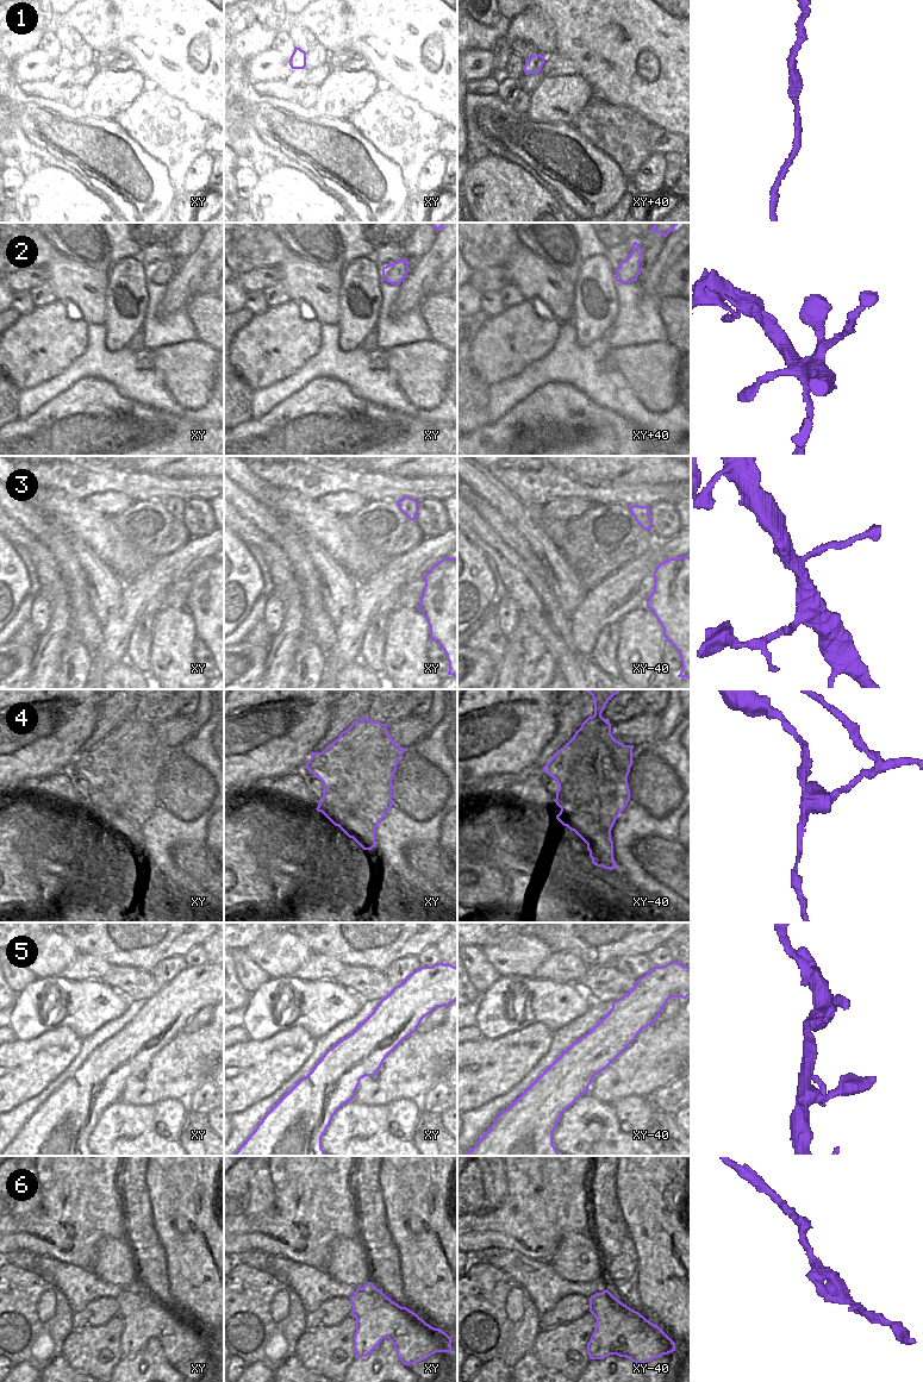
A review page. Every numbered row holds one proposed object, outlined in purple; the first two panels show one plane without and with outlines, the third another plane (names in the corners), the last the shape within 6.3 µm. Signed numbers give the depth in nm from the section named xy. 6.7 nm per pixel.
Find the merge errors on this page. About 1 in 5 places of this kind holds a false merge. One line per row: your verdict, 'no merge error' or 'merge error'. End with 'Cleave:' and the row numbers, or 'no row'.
1: no merge error
2: no merge error
3: no merge error
4: merge error
5: no merge error
6: no merge error
Cleave: 4

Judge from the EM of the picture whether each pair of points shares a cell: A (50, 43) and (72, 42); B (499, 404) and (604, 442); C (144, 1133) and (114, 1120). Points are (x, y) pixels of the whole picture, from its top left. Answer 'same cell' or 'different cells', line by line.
A: different cells
B: different cells
C: same cell

